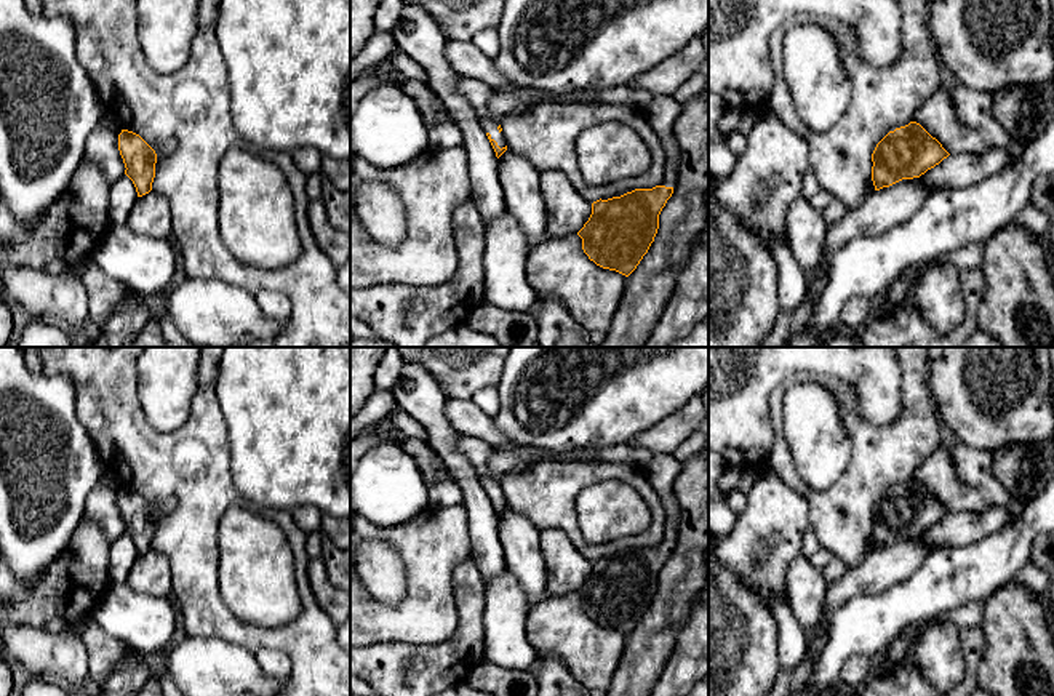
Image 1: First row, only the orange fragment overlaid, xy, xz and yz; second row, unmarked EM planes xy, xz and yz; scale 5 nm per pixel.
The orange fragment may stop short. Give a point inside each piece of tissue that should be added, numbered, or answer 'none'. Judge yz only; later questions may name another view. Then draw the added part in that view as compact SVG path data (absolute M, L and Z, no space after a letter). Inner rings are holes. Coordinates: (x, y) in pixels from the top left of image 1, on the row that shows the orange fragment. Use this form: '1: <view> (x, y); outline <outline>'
none

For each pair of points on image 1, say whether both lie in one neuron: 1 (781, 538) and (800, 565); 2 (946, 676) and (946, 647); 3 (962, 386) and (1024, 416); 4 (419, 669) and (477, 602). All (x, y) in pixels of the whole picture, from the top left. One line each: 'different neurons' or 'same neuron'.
1: different neurons
2: same neuron
3: same neuron
4: same neuron

